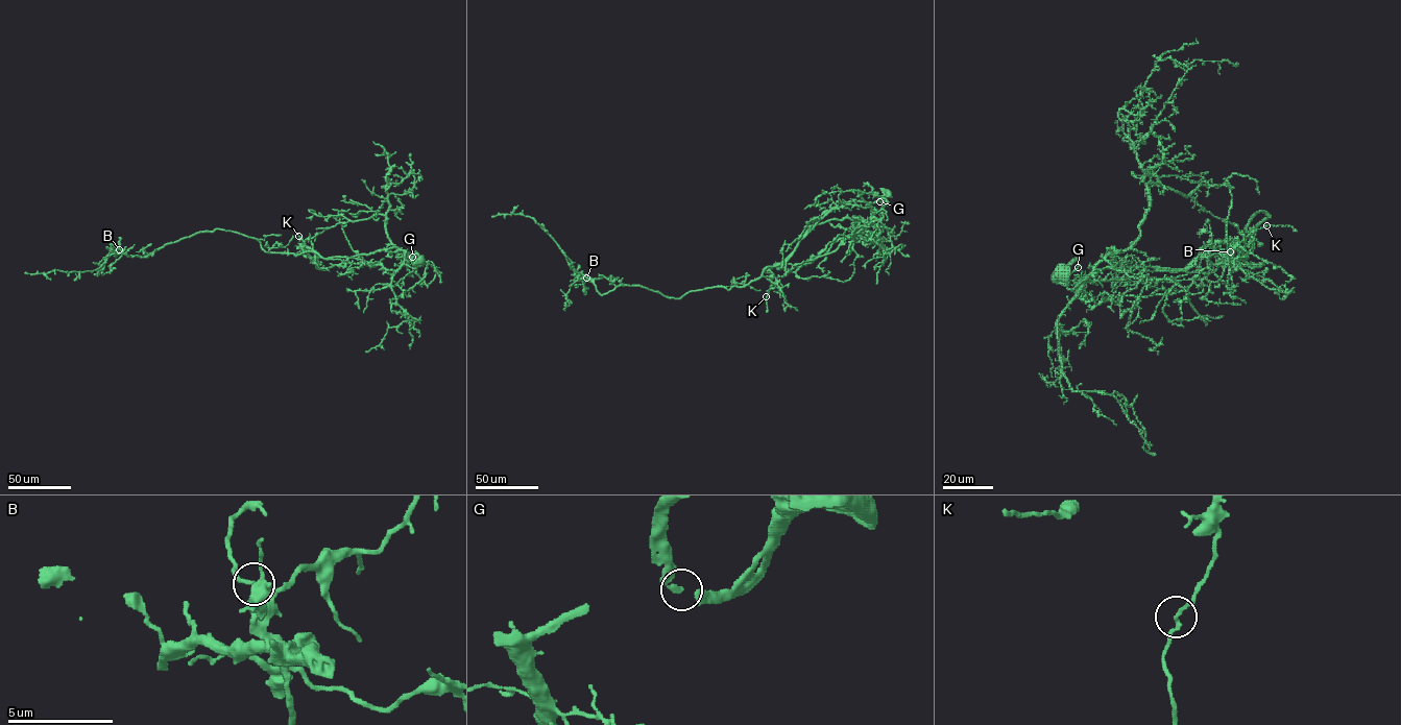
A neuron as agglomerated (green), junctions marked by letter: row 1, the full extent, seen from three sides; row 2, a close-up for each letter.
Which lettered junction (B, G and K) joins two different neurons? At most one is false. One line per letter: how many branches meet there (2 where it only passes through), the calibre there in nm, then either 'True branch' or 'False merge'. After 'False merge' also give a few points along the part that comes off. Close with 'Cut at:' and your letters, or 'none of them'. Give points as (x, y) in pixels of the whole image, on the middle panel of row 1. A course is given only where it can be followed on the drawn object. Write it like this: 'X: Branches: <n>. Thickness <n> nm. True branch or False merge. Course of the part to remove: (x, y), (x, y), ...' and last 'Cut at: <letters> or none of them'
B: Branches: 2. Thickness 180 nm. True branch
G: Branches: 2. Thickness 170 nm. True branch
K: Branches: 2. Thickness 170 nm. True branch
Cut at: none of them

